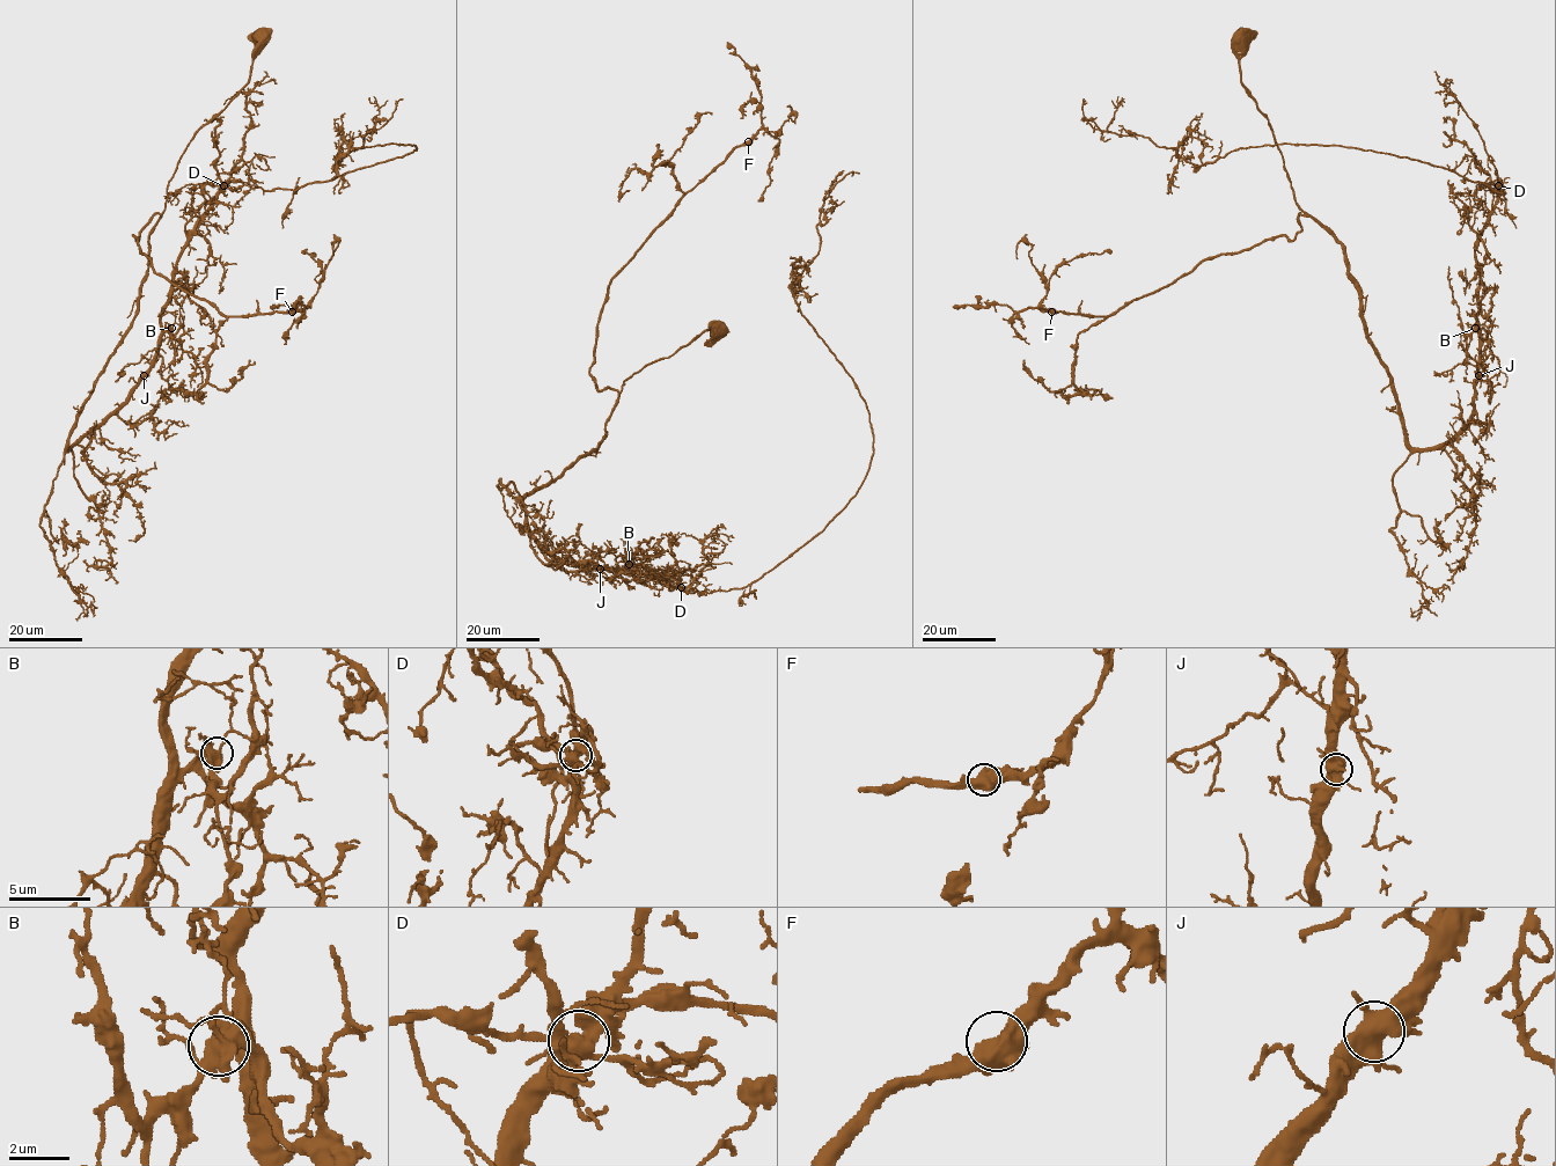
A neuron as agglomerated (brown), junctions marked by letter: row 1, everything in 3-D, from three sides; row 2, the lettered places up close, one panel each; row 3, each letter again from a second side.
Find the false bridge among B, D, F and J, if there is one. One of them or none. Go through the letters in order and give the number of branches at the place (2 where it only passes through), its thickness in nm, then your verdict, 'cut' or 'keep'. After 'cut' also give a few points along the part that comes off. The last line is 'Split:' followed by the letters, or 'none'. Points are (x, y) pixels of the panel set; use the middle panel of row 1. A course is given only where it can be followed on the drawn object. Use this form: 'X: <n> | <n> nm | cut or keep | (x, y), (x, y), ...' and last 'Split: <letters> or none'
B: 5 | 480 nm | keep
D: 7 | 550 nm | cut | (680, 587), (753, 582), (815, 536), (866, 474), (865, 401), (792, 291), (817, 254), (823, 200), (859, 174)
F: 4 | 500 nm | keep
J: 5 | 500 nm | keep
Split: D

